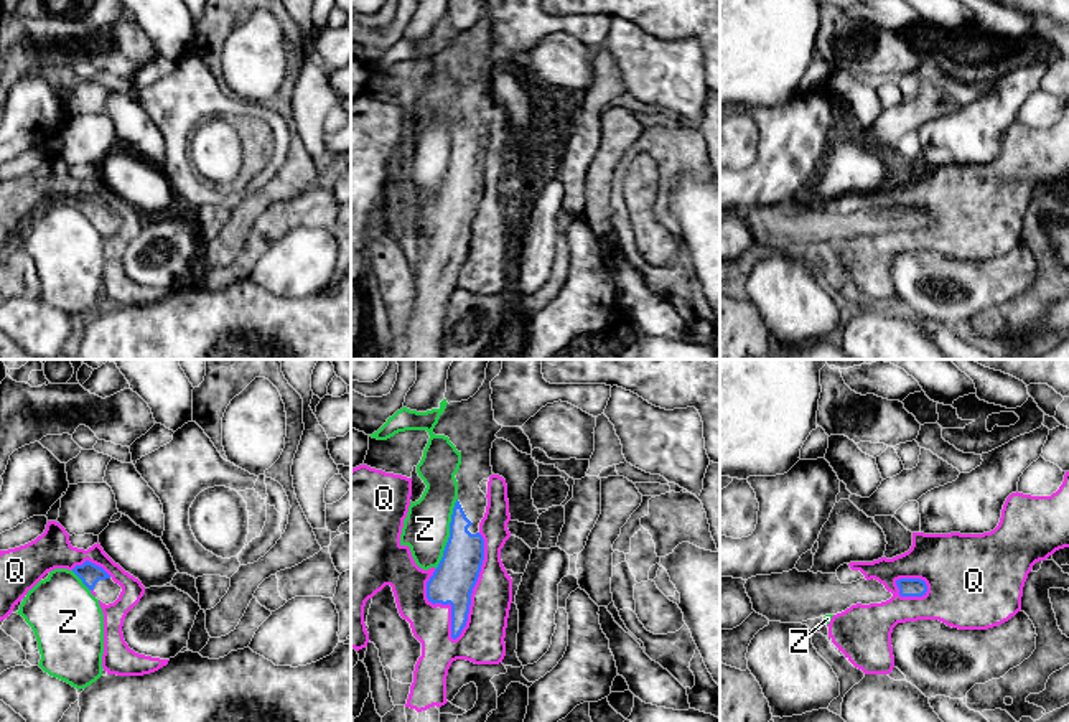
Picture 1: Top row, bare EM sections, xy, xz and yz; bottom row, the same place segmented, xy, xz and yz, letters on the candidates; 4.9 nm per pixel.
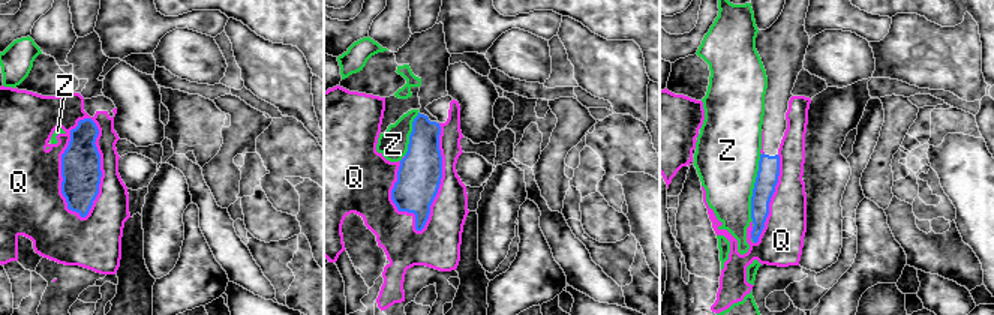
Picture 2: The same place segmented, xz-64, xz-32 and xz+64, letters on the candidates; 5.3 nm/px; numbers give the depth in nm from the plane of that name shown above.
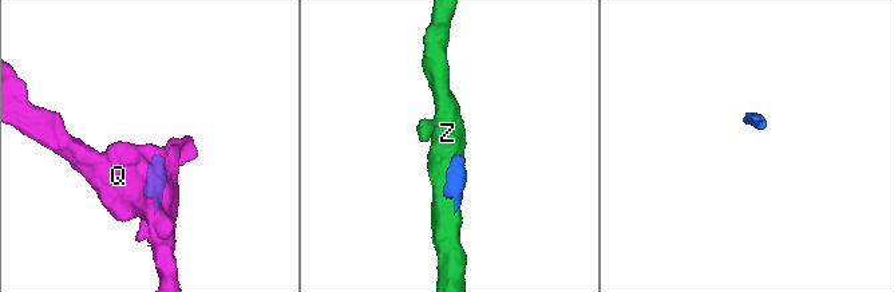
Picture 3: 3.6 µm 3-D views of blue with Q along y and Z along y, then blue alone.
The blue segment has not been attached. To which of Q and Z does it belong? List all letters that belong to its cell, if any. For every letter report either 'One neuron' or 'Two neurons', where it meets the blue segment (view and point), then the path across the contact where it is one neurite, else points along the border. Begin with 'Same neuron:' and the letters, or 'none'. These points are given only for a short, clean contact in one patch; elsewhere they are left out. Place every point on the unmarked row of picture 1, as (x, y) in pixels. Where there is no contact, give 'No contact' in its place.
Same neuron: none
Q: Two neurons. Touches blue at xz (473, 218)
Z: Two neurons. Touches blue at xz (450, 165)

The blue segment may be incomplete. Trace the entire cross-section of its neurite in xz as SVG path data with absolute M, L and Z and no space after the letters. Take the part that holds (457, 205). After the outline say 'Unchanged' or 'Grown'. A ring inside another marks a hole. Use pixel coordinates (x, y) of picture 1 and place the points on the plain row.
M486 0L479 21L461 33L446 35L433 59L445 66L461 84L456 104L458 130L450 153L450 168L443 188L427 213L428 232L451 236L451 269L456 270L468 252L471 224L484 191L484 170L479 153L484 148L488 129L479 115L492 104L491 79L502 59L494 51L491 12L501 0Z. Grown

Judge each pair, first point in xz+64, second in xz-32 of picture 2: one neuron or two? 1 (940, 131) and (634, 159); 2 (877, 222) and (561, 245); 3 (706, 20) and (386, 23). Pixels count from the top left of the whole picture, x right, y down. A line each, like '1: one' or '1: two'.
1: one
2: two
3: two

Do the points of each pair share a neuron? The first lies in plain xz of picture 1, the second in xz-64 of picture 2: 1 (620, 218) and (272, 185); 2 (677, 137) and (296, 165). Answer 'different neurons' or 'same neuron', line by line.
1: same neuron
2: same neuron

